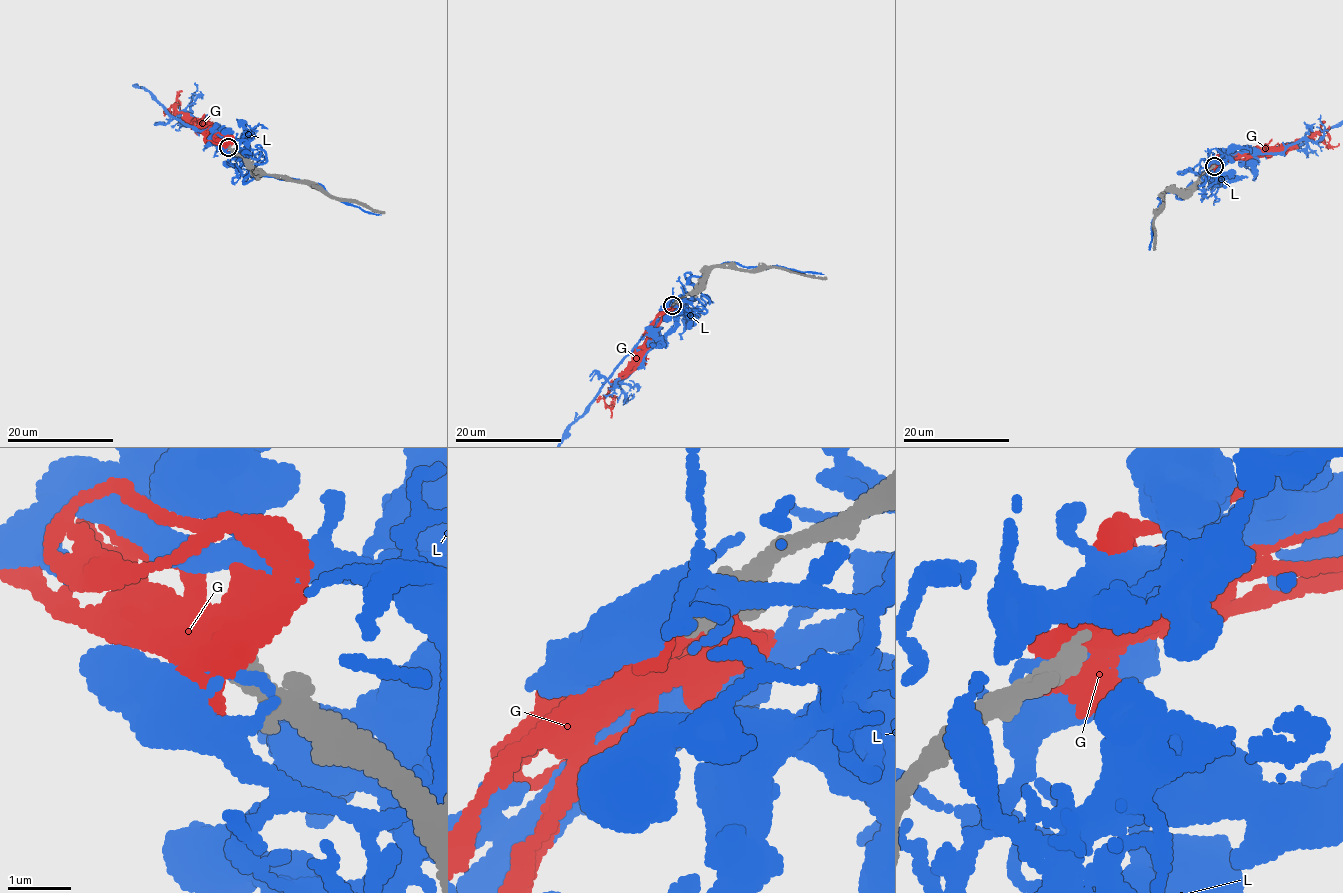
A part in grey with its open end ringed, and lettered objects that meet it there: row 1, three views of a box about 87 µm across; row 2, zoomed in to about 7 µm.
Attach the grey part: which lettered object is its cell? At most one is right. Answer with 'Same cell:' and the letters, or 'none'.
Same cell: none

